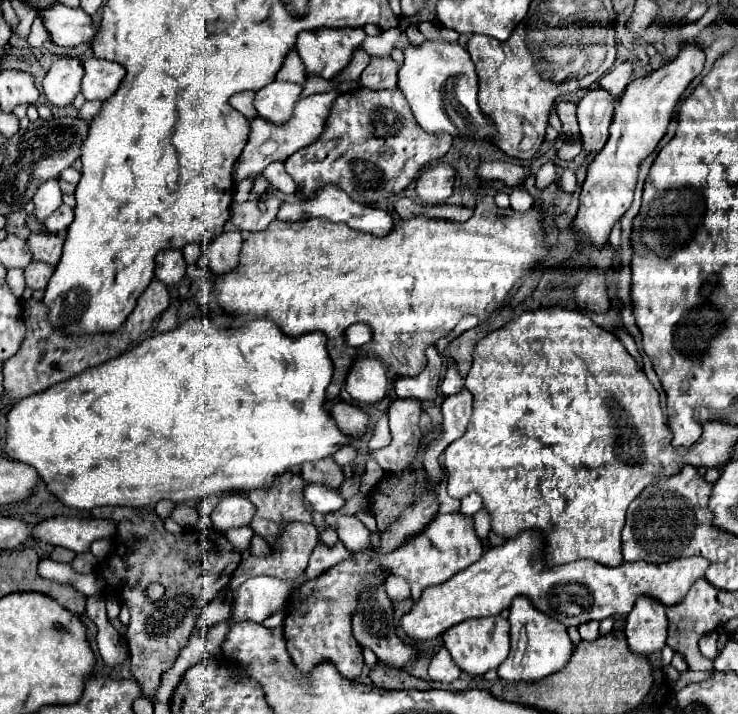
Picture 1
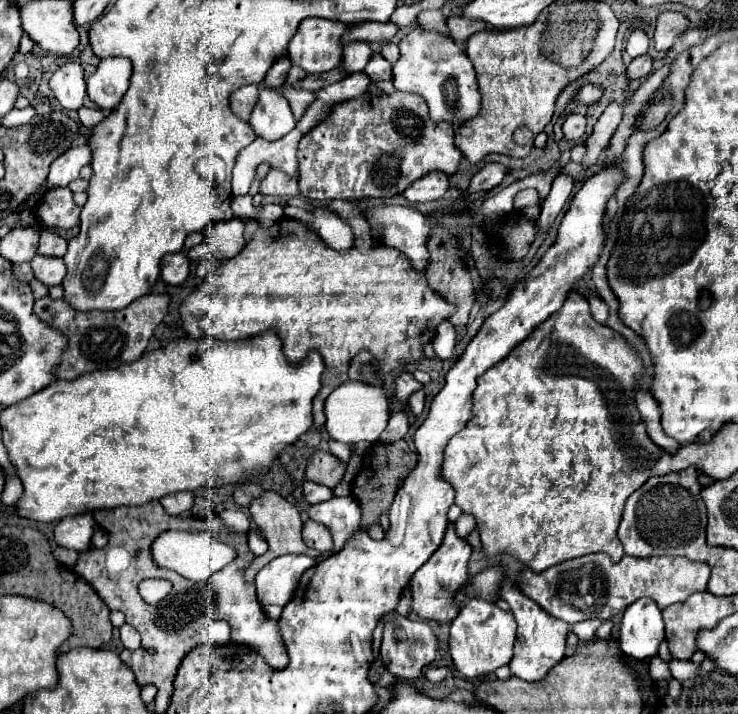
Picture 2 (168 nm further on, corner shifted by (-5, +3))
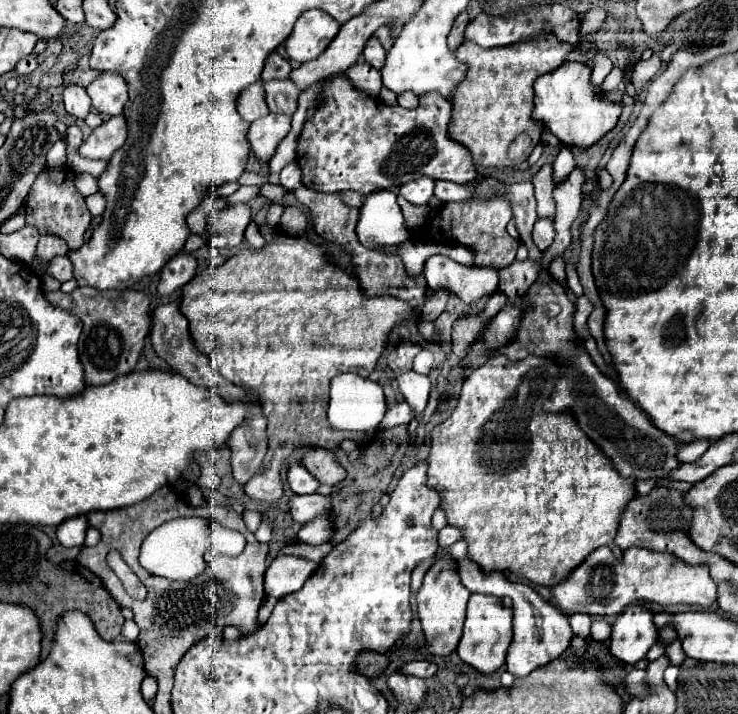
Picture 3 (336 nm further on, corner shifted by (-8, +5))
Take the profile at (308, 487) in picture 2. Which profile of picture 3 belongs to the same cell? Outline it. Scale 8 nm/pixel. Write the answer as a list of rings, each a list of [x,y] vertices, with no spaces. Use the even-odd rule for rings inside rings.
[[[295,463],[295,465],[289,467],[287,481],[289,481],[291,491],[297,493],[297,495],[311,495],[319,487],[319,481],[303,465],[299,465],[299,463]]]

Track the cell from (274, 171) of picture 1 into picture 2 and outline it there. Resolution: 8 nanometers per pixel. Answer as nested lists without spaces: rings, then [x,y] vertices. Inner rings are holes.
[[[270,169],[266,179],[260,183],[260,195],[280,195],[280,197],[296,197],[298,181],[278,169]]]

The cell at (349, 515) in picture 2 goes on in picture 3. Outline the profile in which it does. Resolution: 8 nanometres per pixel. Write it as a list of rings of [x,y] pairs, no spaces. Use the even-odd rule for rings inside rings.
[[[295,495],[291,501],[291,515],[297,523],[309,523],[319,515],[331,515],[333,511],[333,499],[331,495]]]

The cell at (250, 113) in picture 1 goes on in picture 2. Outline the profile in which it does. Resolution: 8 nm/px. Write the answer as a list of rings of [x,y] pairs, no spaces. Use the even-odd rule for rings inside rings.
[[[246,85],[246,87],[240,87],[238,91],[232,93],[230,107],[232,107],[234,115],[238,115],[238,119],[248,121],[256,101],[258,101],[258,85]]]

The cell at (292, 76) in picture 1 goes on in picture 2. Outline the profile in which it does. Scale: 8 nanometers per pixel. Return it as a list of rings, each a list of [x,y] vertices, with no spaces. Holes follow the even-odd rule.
[[[282,57],[274,63],[274,67],[270,67],[270,71],[266,73],[266,79],[264,79],[264,85],[270,87],[270,89],[276,89],[280,87],[284,81],[286,81],[286,75],[288,75],[288,69],[290,69],[290,59],[288,57]]]

